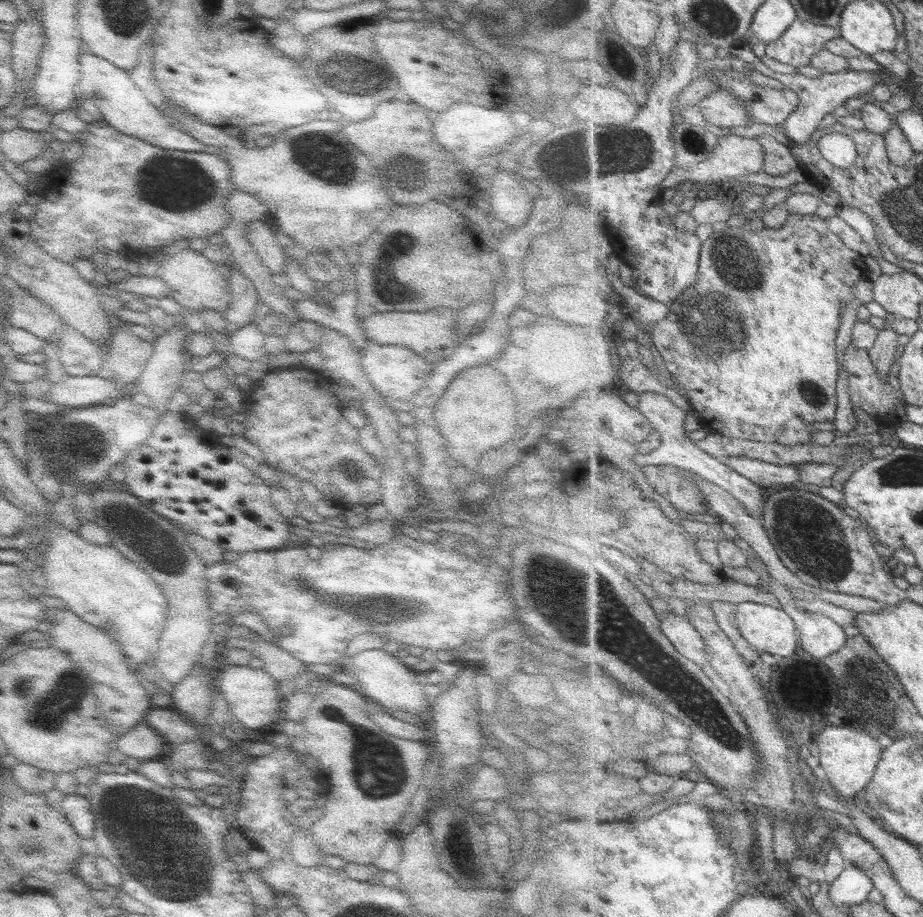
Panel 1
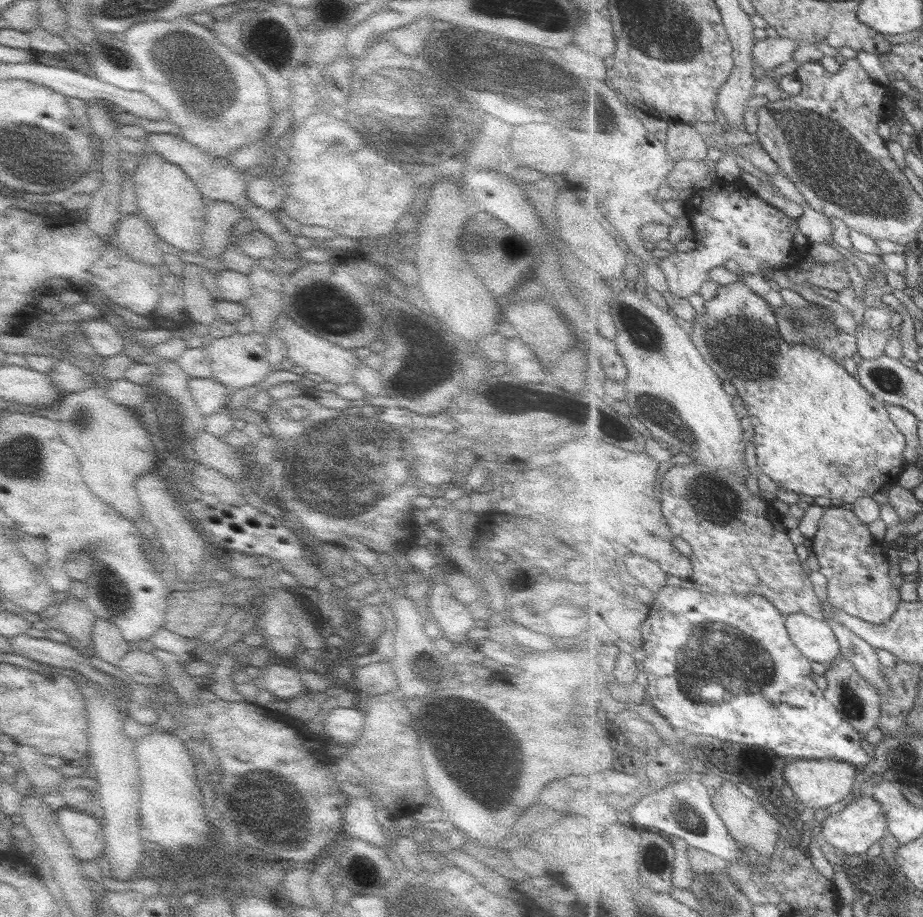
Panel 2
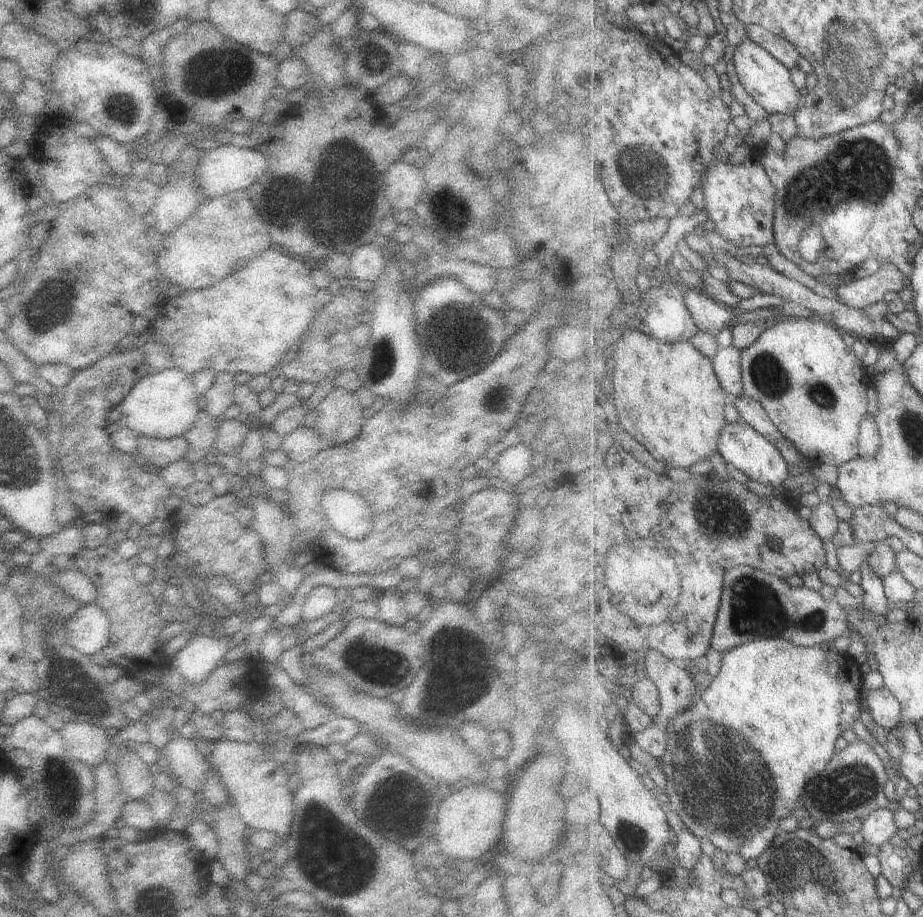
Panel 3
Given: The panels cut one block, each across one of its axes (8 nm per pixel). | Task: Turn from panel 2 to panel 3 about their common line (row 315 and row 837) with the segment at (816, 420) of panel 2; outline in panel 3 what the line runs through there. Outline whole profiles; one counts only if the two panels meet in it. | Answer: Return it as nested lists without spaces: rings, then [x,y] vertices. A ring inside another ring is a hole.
[[[757,638],[753,642],[740,644],[723,653],[721,672],[712,680],[709,688],[703,692],[687,710],[679,712],[667,728],[669,742],[665,754],[660,758],[659,767],[666,777],[663,792],[668,796],[667,810],[673,810],[685,824],[685,827],[699,838],[707,838],[724,854],[739,854],[745,860],[760,858],[777,841],[781,833],[779,822],[799,809],[801,794],[809,786],[813,778],[817,778],[835,756],[835,742],[845,732],[854,728],[861,718],[861,686],[864,684],[865,668],[857,664],[857,660],[847,652],[839,652],[835,648],[823,650],[821,646],[799,646],[787,642],[783,638]]]

